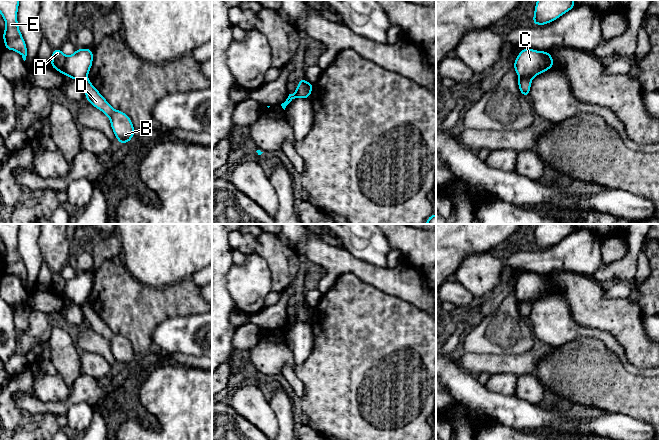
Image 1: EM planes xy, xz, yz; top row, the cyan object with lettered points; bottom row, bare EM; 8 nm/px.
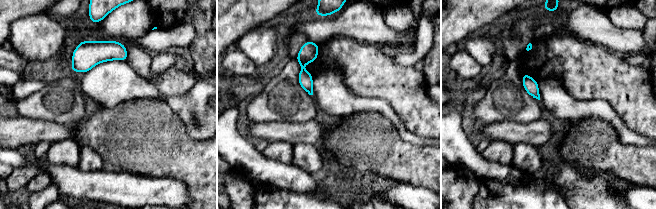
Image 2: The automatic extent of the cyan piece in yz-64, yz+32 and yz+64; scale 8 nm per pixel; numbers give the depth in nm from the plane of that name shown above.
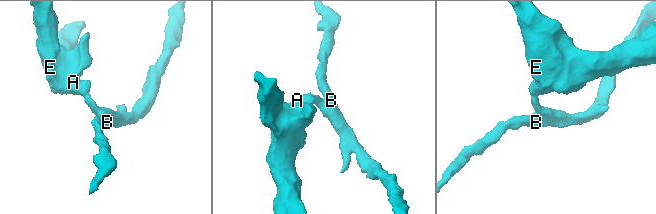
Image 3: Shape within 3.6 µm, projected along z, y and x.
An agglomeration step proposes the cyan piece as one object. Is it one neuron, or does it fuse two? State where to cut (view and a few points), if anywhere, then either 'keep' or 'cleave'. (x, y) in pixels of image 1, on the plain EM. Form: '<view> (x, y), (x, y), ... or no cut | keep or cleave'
yz (519, 301), (529, 301), (531, 303) | cleave

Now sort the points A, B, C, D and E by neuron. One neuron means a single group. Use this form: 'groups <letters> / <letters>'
groups A C E / B D

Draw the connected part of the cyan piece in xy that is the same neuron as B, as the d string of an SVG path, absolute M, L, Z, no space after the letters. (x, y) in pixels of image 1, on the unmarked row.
M85 302L82 305L82 311L87 325L109 341L111 352L118 364L118 367L125 368L130 366L136 356L130 341L122 335L115 334L92 309L88 302Z

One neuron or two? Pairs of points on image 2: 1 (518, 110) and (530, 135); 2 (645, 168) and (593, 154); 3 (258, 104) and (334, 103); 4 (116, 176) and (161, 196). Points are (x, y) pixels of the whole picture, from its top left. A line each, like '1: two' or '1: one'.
1: two
2: one
3: two
4: one

